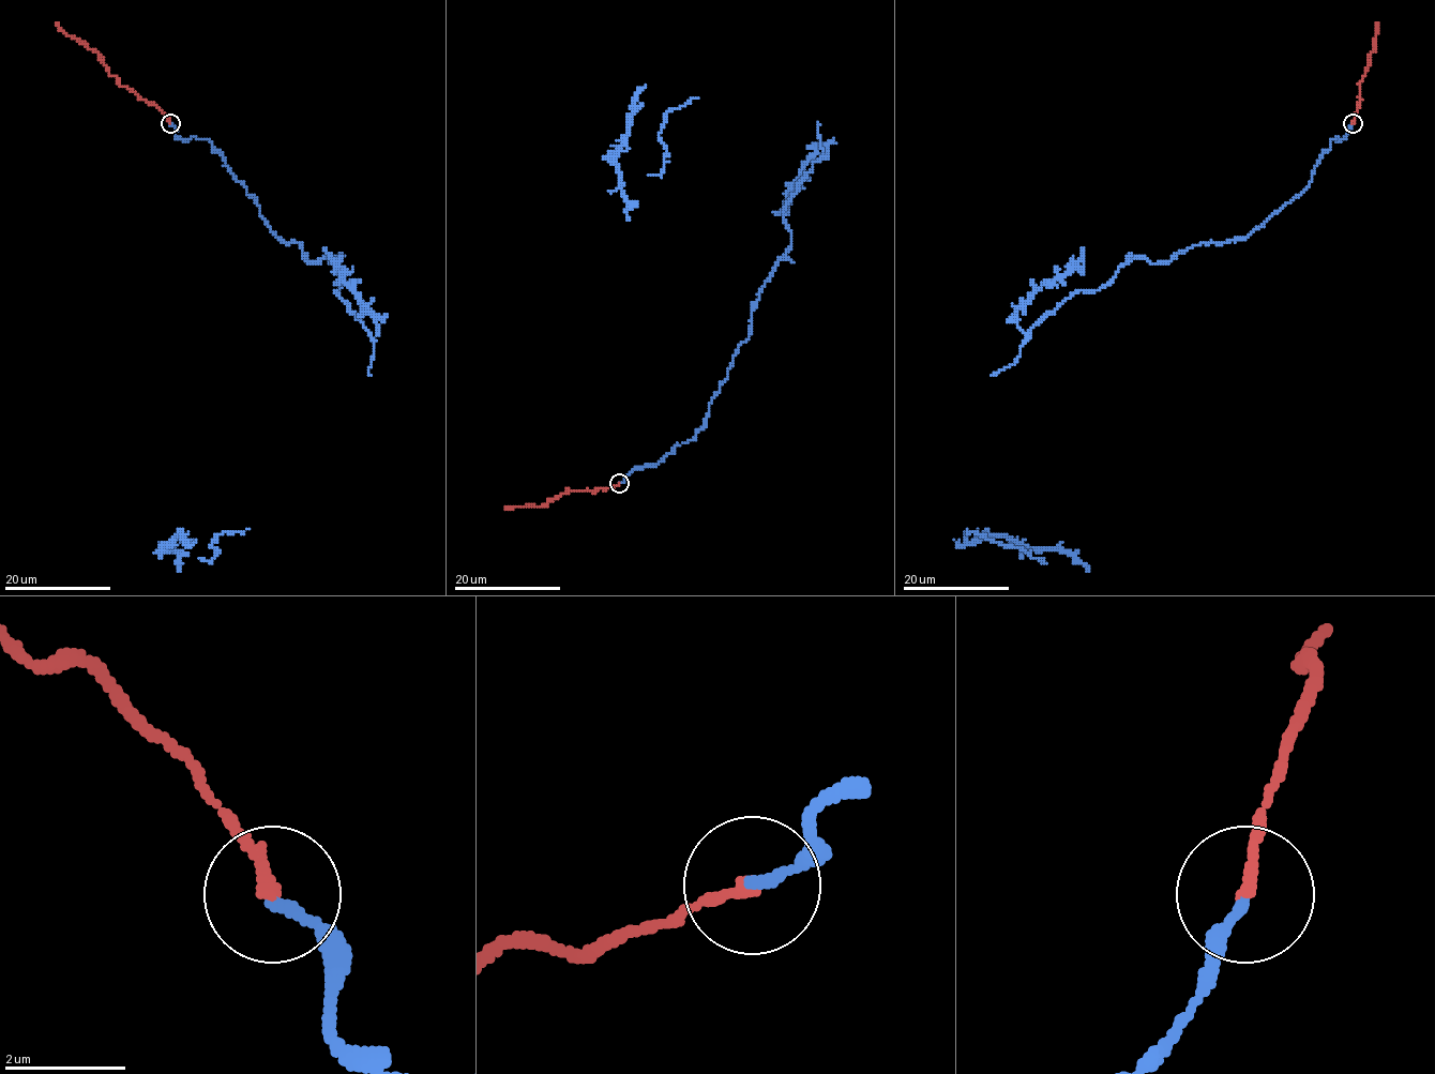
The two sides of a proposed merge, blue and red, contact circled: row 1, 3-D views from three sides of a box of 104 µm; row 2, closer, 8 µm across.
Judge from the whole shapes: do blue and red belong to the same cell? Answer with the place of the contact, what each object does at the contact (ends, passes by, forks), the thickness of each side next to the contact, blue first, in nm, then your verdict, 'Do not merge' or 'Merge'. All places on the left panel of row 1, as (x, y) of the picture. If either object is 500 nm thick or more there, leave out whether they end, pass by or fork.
Place: (170, 123). At the ring blue ends. At the ring red ends. Thickness 170 nm (blue) against 200 nm. Merge

